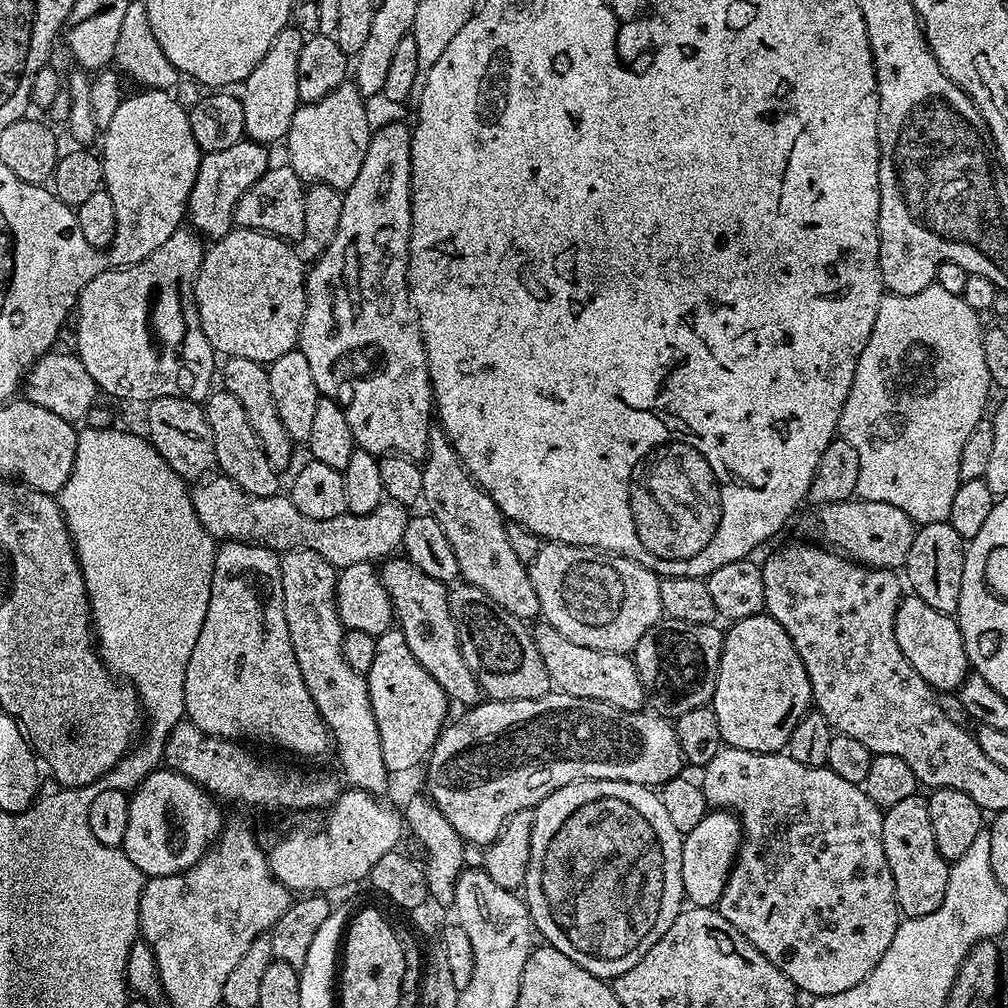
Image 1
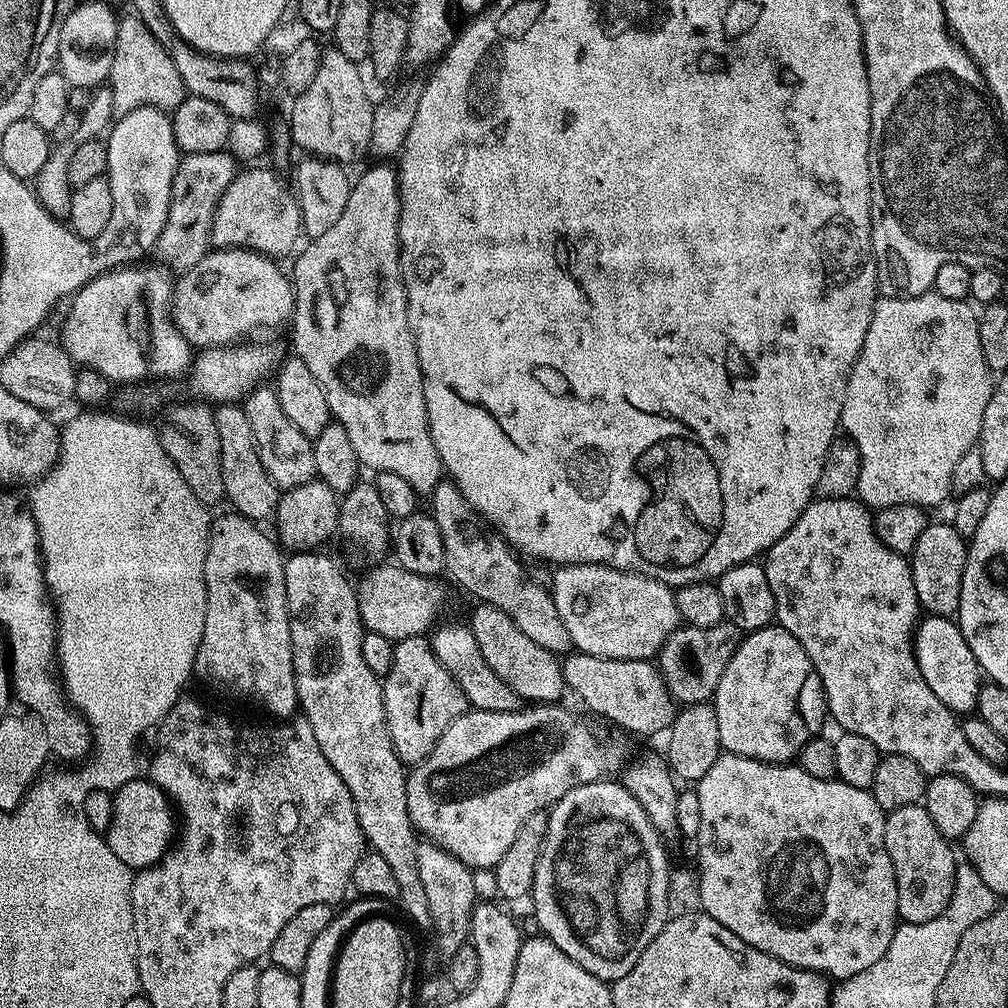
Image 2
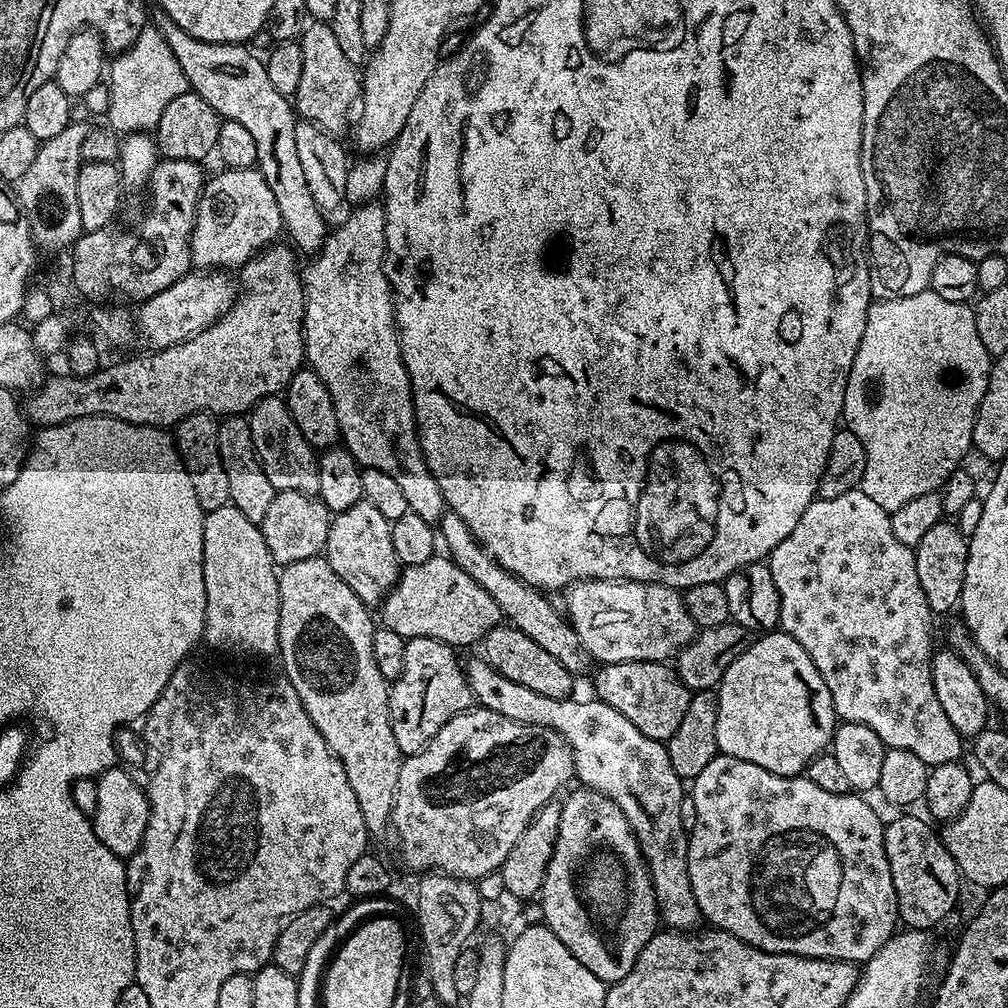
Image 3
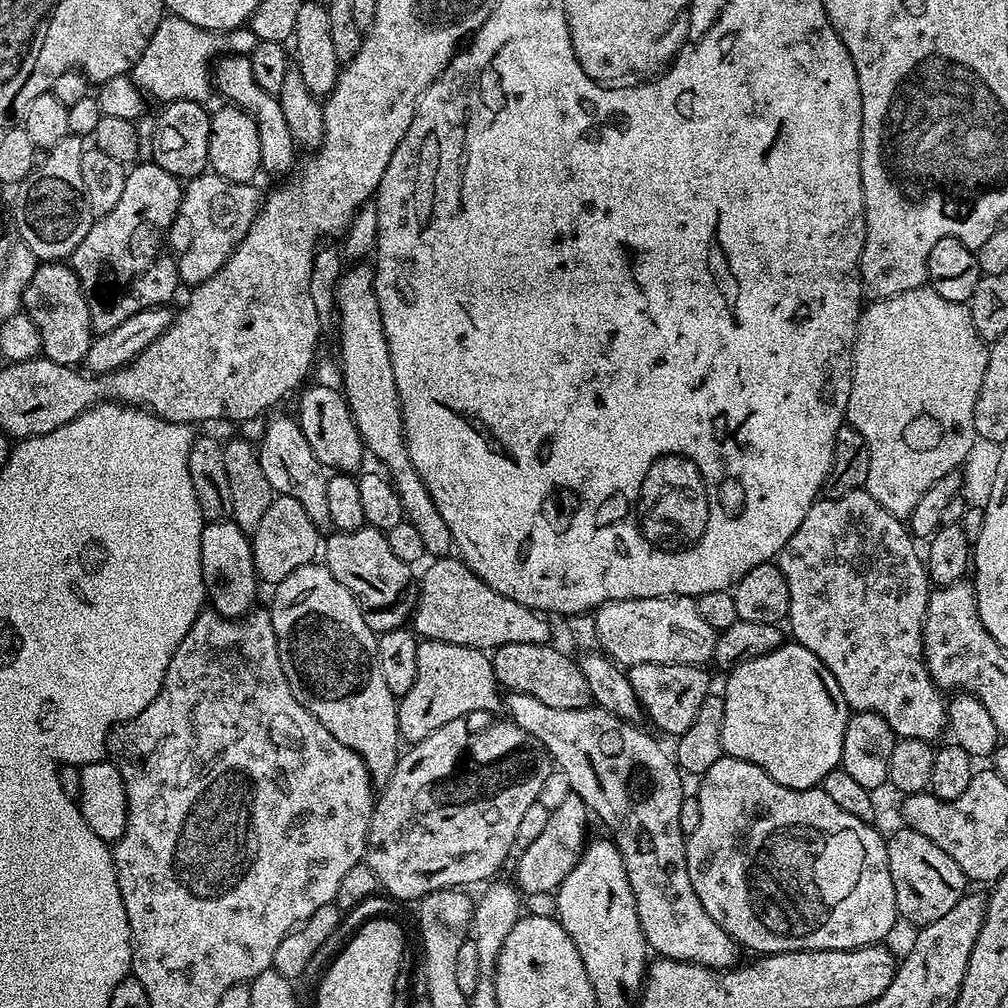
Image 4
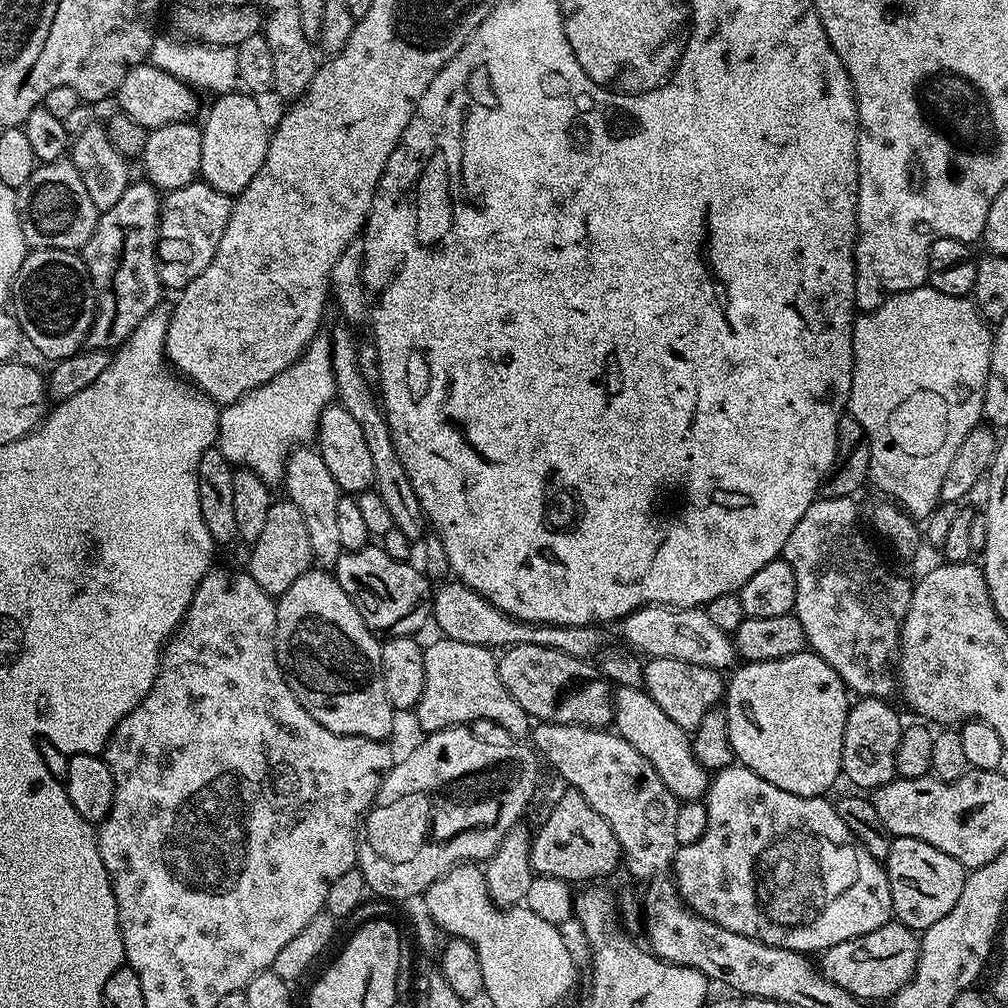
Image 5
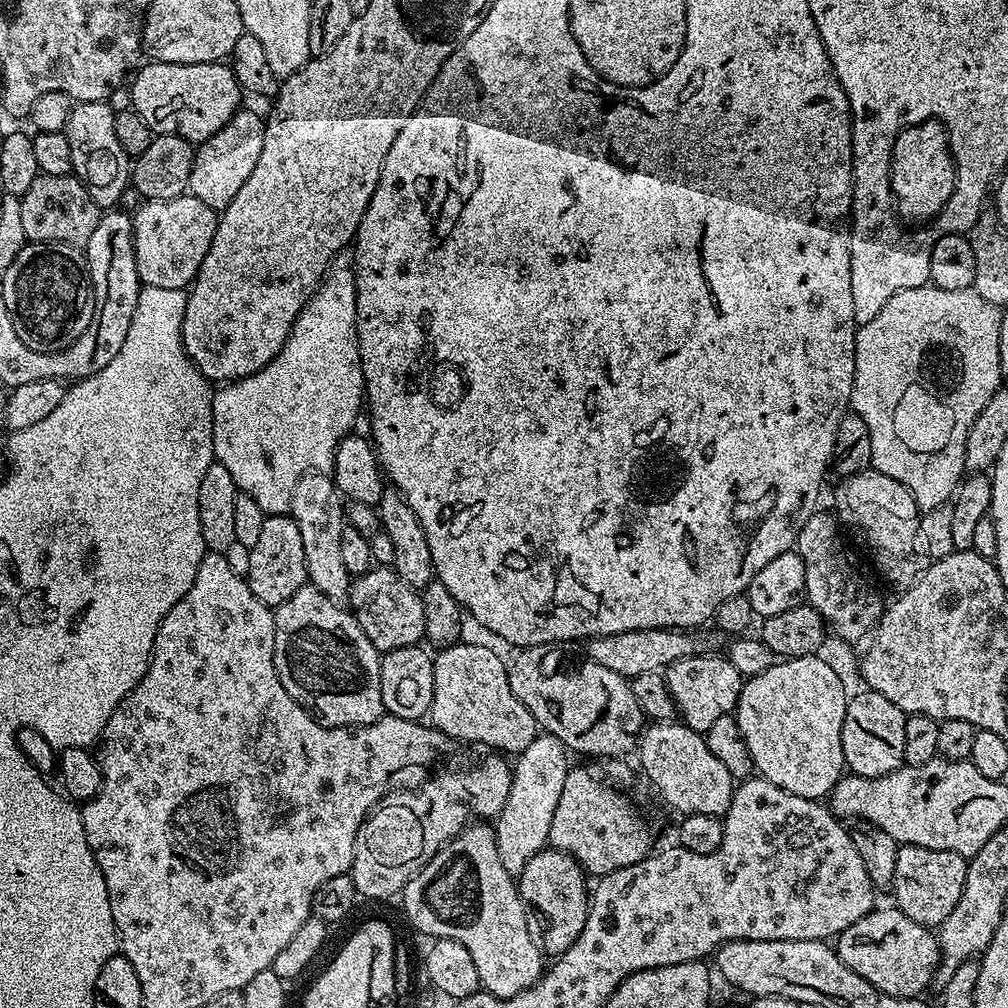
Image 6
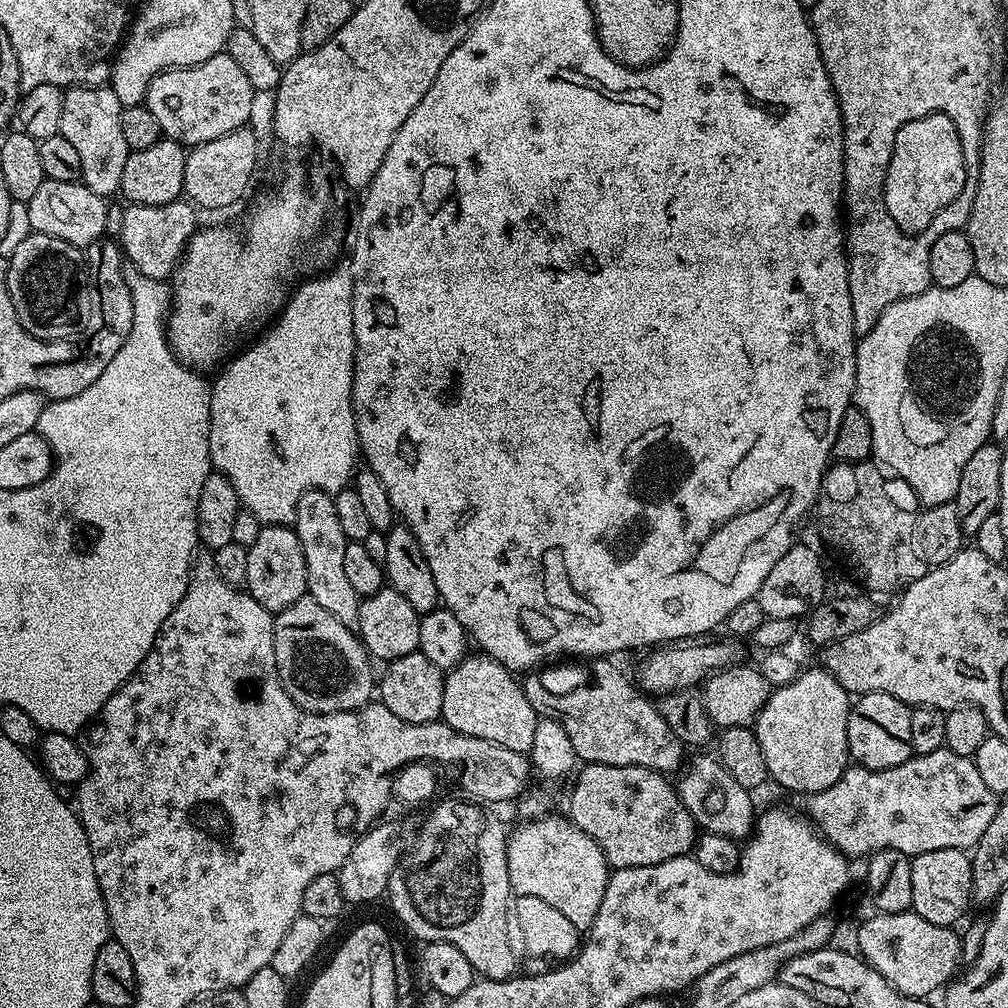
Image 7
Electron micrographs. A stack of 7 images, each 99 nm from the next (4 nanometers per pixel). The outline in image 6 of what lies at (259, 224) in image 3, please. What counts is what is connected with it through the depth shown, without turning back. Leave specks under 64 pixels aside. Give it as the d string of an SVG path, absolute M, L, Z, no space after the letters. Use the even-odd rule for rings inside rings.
M191 194L169 200L144 200L141 205L137 212L131 213L134 262L138 266L141 285L187 289L212 245L217 209L206 206L206 202L198 202Z

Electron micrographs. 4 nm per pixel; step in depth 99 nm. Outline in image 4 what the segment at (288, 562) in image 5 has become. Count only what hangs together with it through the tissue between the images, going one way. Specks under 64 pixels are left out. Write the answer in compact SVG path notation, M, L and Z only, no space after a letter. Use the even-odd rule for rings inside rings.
M283 494L277 495L270 502L270 510L266 510L262 522L258 522L258 530L250 533L250 539L257 577L263 583L265 580L269 586L280 584L282 578L294 574L298 566L313 563L322 548L321 529L314 522L310 522L310 514L302 510L302 505Z

